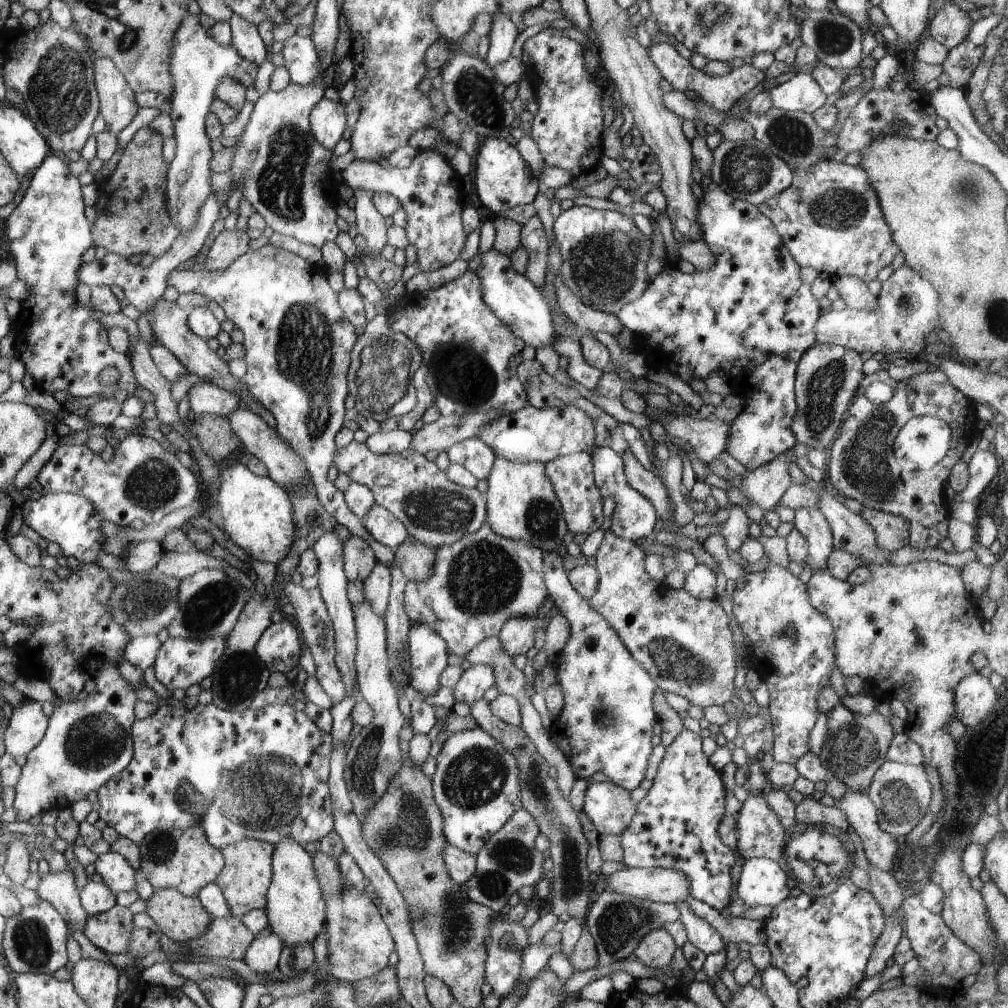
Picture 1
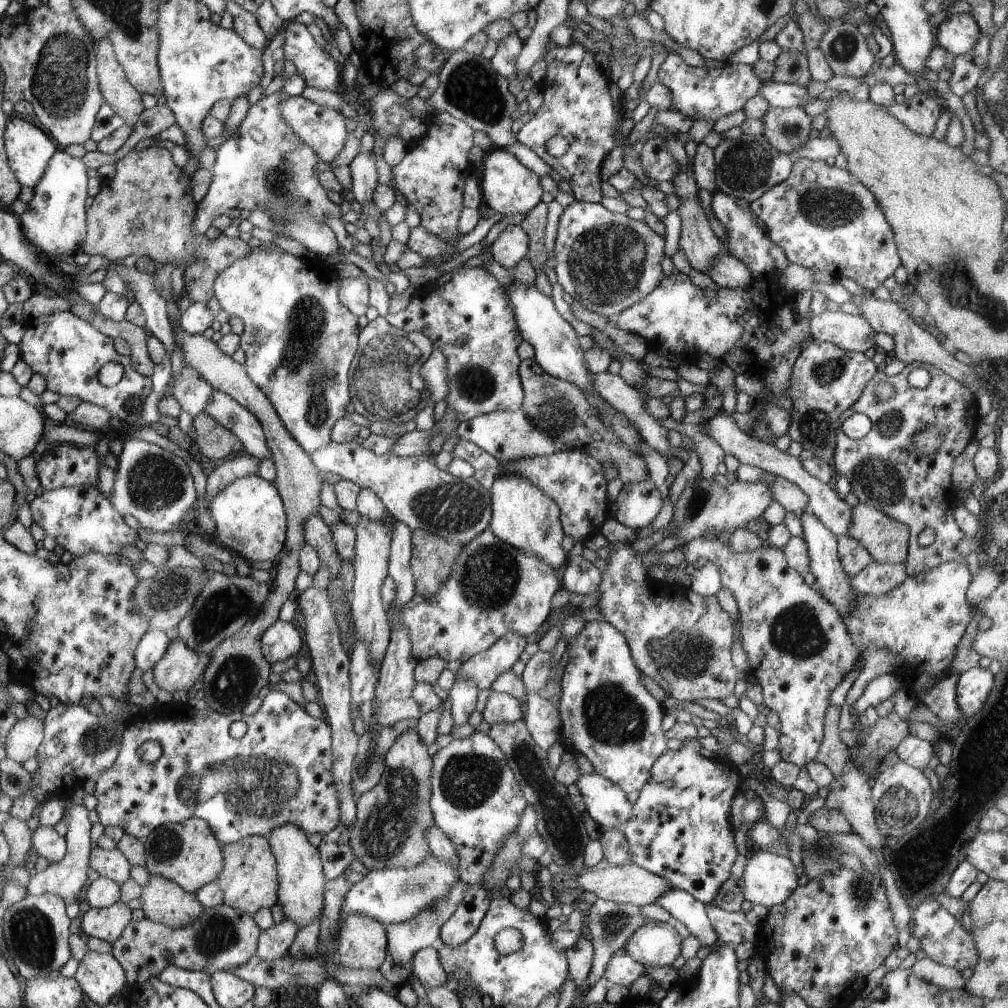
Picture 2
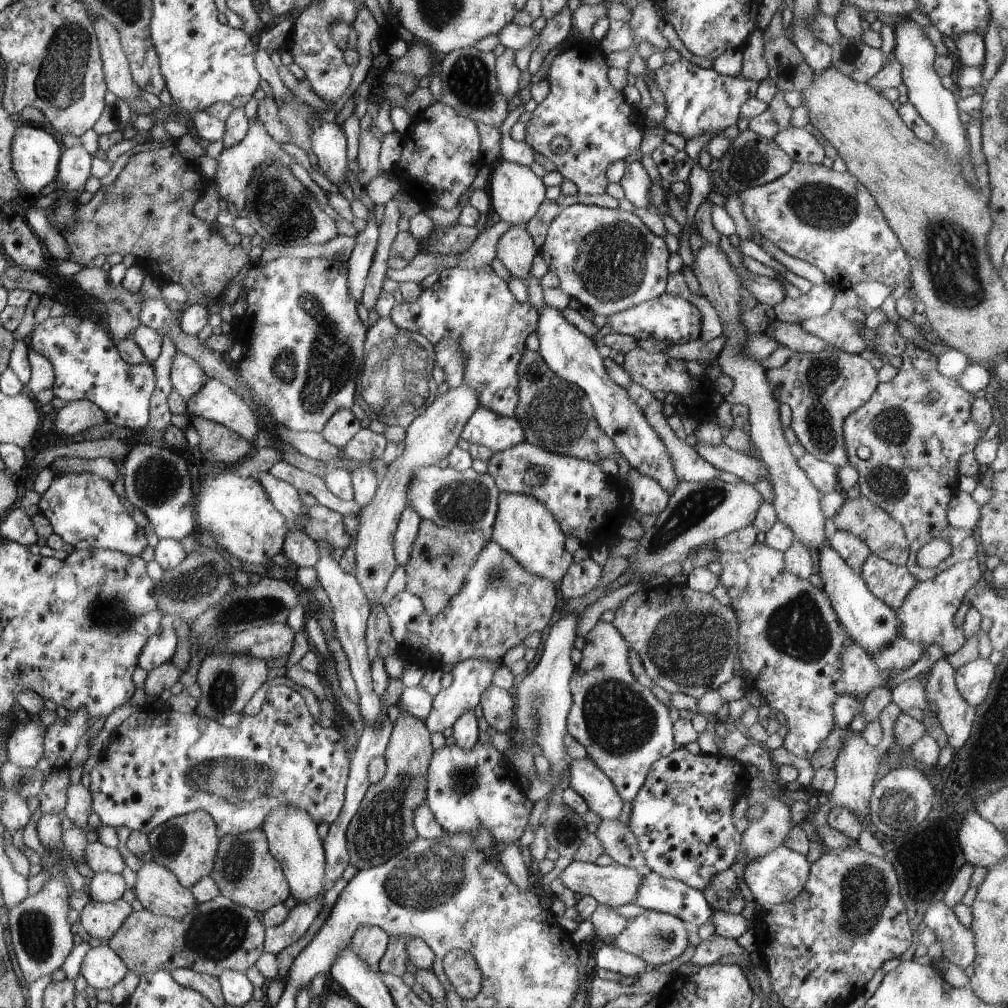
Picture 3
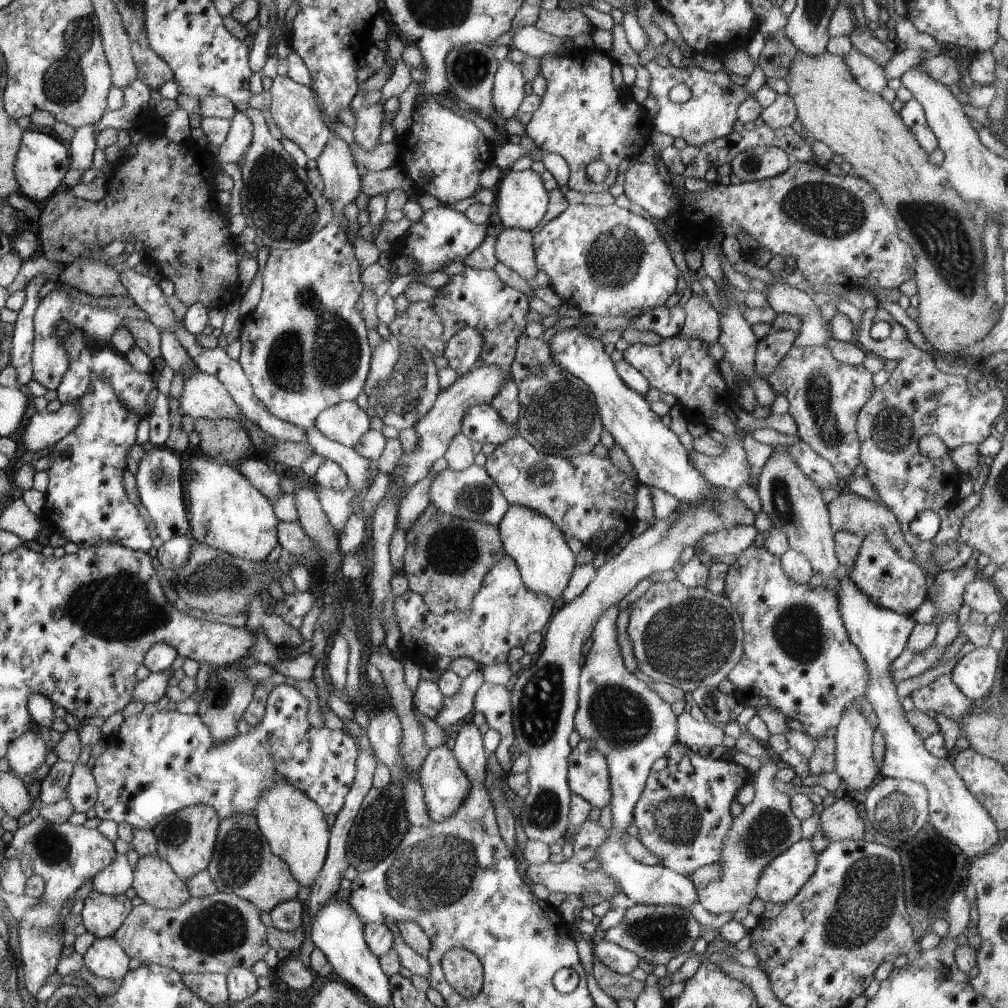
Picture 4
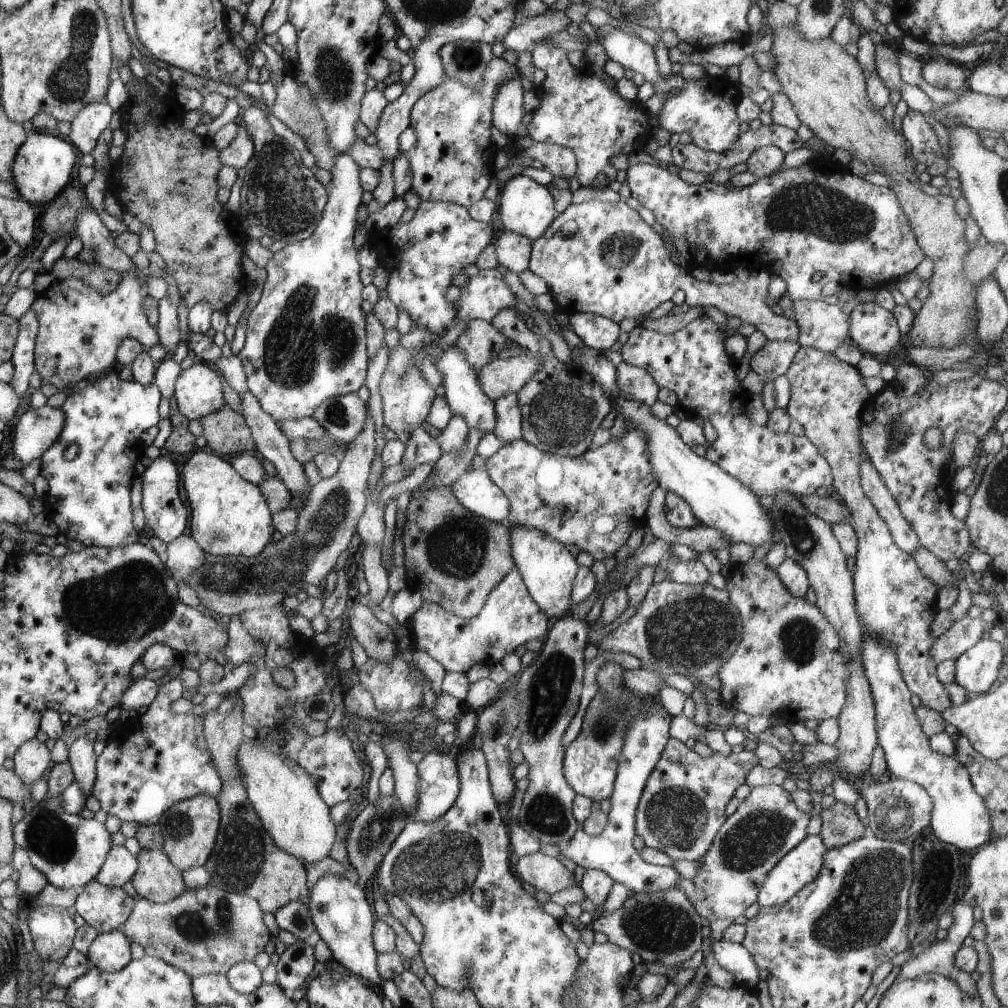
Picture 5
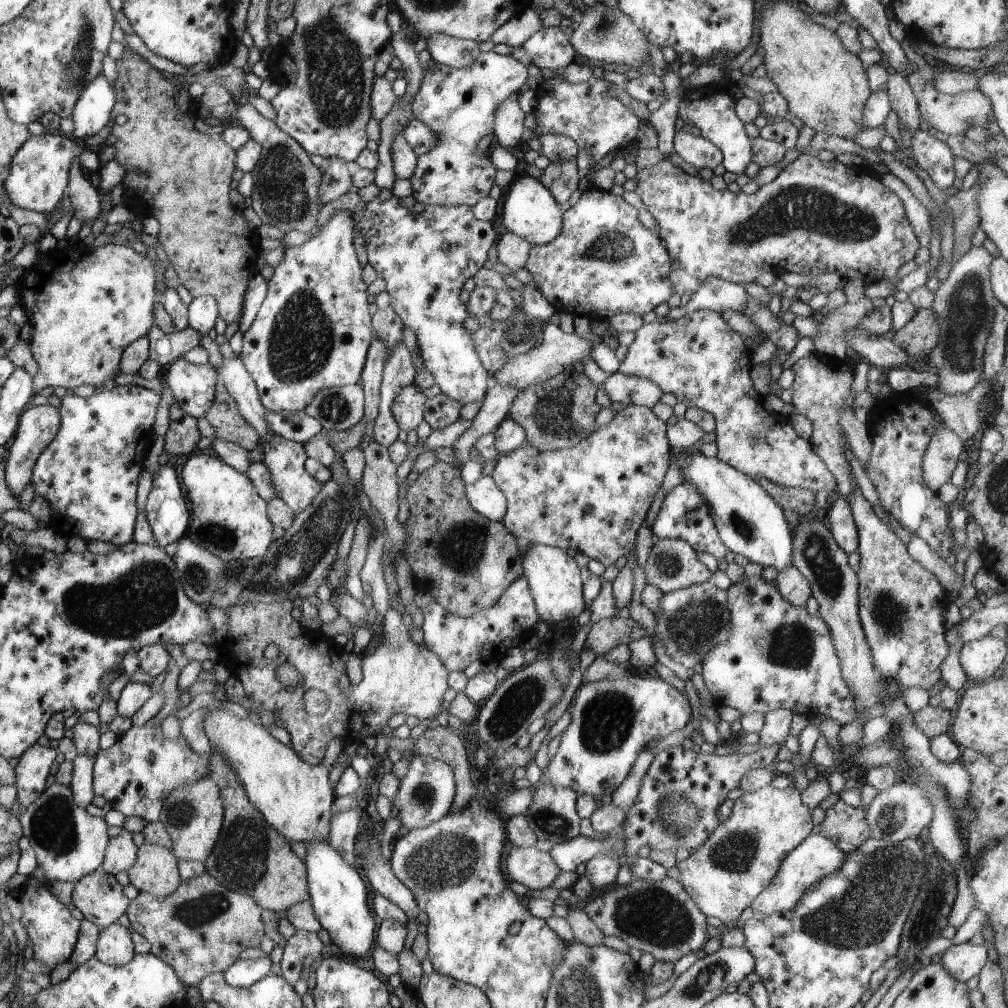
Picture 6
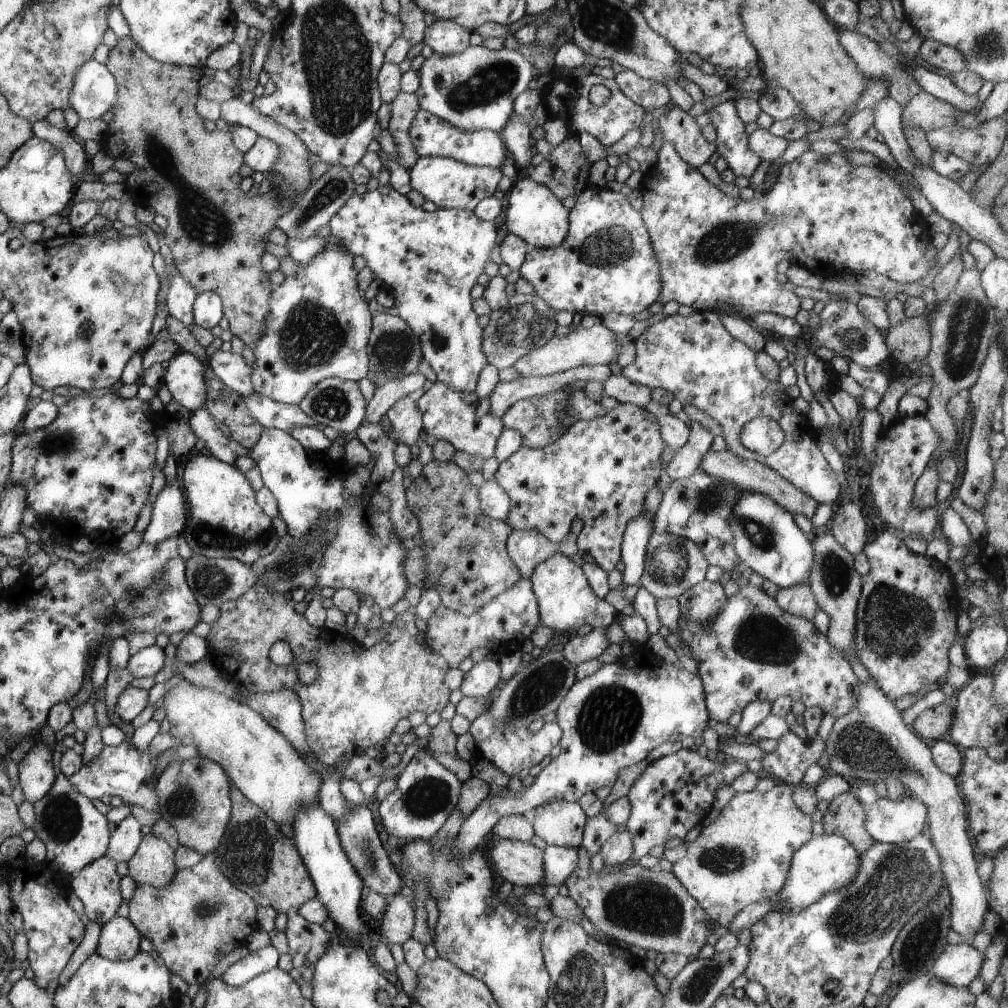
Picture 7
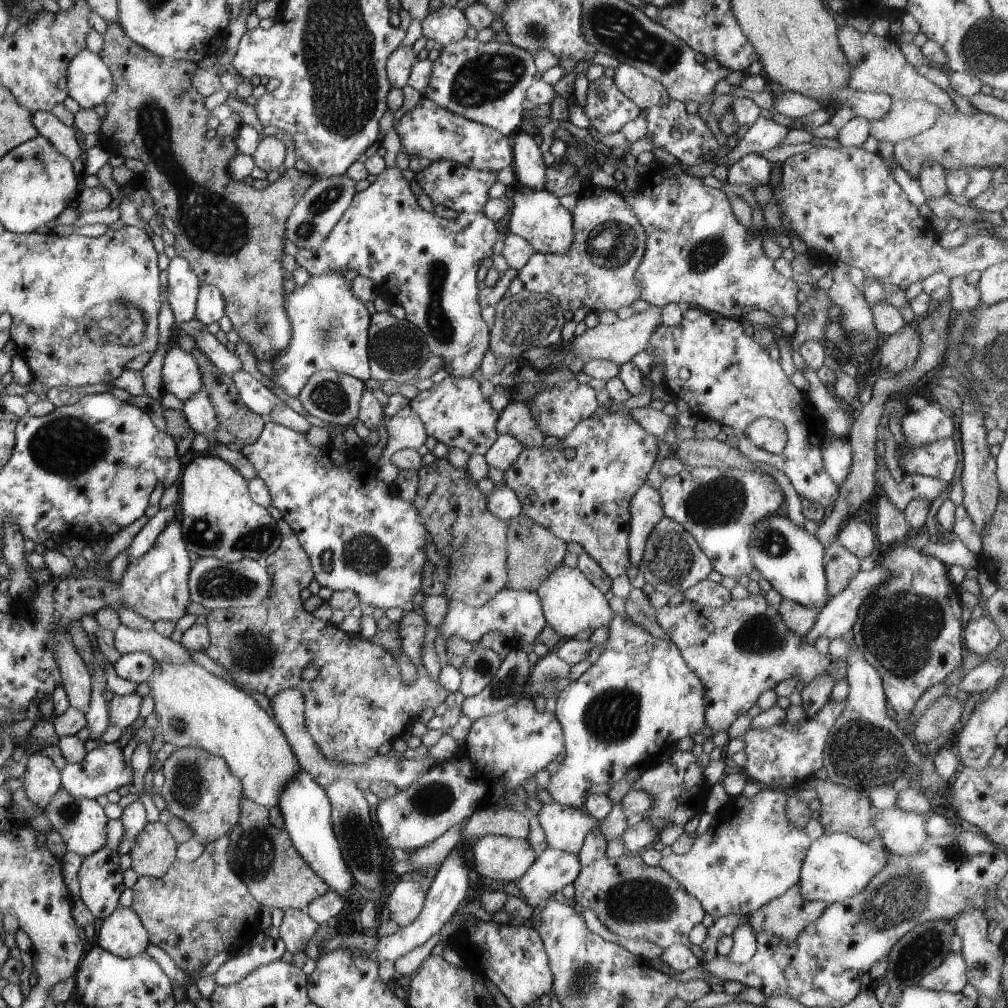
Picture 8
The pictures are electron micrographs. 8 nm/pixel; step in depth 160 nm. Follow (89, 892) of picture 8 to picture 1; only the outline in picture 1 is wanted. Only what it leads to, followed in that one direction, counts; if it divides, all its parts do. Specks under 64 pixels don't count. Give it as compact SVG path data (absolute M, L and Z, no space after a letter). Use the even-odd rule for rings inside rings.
M116 904L111 910L87 919L83 934L95 949L108 955L125 954L131 945L132 912Z

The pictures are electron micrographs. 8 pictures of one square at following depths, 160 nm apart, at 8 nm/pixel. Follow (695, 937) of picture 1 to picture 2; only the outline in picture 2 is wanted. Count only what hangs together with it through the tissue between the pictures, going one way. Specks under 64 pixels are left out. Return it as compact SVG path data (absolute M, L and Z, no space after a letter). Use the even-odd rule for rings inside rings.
M669 888L655 904L668 910L674 919L680 920L688 932L700 941L702 947L711 948L719 943L716 931L705 911L705 904L686 891Z

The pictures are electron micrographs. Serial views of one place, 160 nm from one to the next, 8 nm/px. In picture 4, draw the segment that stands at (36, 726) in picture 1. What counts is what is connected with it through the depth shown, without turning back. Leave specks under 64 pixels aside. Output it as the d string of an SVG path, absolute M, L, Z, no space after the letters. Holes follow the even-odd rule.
M28 729L22 737L10 743L5 760L9 762L12 771L16 771L20 778L32 776L39 766L44 764L46 744L36 732Z

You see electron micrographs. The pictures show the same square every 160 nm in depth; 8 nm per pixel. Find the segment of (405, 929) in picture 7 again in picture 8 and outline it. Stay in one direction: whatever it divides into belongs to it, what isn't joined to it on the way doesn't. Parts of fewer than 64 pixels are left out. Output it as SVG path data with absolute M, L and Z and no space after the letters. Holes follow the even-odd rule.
M400 880L385 902L390 912L390 919L400 928L405 928L415 922L422 912L426 894L426 890L418 886L418 882Z

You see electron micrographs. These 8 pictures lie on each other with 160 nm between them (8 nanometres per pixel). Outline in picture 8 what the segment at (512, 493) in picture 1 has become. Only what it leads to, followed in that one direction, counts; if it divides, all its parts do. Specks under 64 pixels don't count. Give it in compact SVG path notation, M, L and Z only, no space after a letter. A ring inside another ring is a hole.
M558 566L538 586L536 594L540 598L546 623L562 638L574 639L581 631L594 632L598 628L608 626L615 614L606 596L596 586L593 586L577 567Z

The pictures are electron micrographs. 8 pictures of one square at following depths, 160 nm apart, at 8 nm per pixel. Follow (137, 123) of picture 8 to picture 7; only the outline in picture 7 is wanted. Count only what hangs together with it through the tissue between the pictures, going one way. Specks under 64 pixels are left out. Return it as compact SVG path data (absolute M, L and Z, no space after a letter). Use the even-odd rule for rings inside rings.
M124 36L124 38L118 38L118 44L109 51L108 60L106 60L105 66L110 68L111 74L118 80L119 86L119 99L115 103L113 108L114 118L108 123L108 131L106 134L112 138L110 142L110 150L114 154L114 149L119 150L120 154L117 158L127 159L136 165L134 172L129 174L125 181L125 187L127 188L128 195L134 199L138 204L154 208L156 215L161 215L168 220L168 226L164 230L164 242L168 245L168 248L172 252L172 258L174 259L174 265L178 268L178 272L198 290L198 293L211 291L220 296L223 303L223 316L228 320L230 325L230 331L233 336L236 336L244 342L245 346L249 346L252 350L256 348L256 344L260 338L267 332L268 321L271 318L271 298L270 290L272 285L270 282L270 274L264 274L262 268L260 268L260 258L264 254L264 248L266 248L266 236L268 232L276 228L276 222L284 216L293 205L290 204L290 200L282 200L276 198L276 194L272 192L266 192L266 194L258 194L256 198L250 198L246 196L246 192L242 194L240 192L240 166L242 166L242 151L235 146L234 138L228 131L217 131L220 136L210 136L210 132L204 130L204 118L196 111L196 102L199 98L199 84L203 82L201 68L195 68L185 65L172 65L159 62L156 59L152 59L138 43L135 42L130 36Z

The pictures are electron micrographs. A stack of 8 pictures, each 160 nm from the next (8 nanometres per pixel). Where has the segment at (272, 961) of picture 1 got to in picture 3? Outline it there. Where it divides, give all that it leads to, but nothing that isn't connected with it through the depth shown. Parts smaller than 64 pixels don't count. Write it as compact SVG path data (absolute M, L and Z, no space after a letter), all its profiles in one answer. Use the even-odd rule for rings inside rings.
M323 893L290 909L286 920L278 926L268 928L265 952L277 955L286 946L299 940L320 914L322 905Z

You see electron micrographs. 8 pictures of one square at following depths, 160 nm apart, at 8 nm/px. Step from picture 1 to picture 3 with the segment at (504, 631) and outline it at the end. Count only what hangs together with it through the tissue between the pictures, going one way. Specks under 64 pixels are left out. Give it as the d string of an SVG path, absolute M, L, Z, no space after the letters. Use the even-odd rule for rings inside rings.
M468 659L454 665L452 673L452 684L448 688L443 688L434 698L431 711L423 720L426 728L431 733L442 732L451 727L467 710L477 710L481 702L481 694L493 684L493 678L497 668L503 664L502 660L487 661L482 659Z

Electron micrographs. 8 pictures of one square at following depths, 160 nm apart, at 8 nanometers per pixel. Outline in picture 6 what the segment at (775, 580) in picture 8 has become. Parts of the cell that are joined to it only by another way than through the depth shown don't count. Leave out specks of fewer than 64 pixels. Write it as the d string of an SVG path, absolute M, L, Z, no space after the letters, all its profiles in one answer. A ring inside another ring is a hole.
M671 448L672 456L677 456L680 470L683 471L684 480L688 481L701 494L701 498L708 503L709 511L716 525L724 546L735 554L743 554L749 562L760 564L763 568L774 567L777 571L787 569L792 565L793 555L793 530L784 517L781 506L760 486L758 480L746 476L739 470L728 466L718 457L706 457L700 451L689 455L684 451Z

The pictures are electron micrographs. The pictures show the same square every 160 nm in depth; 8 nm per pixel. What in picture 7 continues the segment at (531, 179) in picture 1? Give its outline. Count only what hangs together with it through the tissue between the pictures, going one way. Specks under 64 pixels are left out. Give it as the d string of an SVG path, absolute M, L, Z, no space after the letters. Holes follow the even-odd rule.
M522 176L512 186L506 202L508 202L508 206L506 206L504 214L506 214L508 233L514 234L517 238L524 240L528 246L538 249L560 246L564 242L564 238L566 238L569 230L569 211L564 208L562 202L546 186Z

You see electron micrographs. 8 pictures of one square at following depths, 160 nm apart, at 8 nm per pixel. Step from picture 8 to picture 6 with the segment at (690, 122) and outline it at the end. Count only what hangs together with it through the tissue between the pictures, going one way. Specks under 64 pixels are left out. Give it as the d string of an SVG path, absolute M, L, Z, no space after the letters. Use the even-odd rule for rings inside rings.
M682 129L674 135L673 150L679 154L681 163L691 164L698 170L713 170L723 161L723 154L715 144L702 136L685 133Z

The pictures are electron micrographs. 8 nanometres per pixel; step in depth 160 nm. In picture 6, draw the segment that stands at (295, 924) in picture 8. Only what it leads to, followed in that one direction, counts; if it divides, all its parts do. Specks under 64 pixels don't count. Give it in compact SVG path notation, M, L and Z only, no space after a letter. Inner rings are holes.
M297 930L294 936L287 939L283 948L283 955L279 975L294 986L302 978L302 970L307 967L309 961L319 958L324 945L316 933Z

